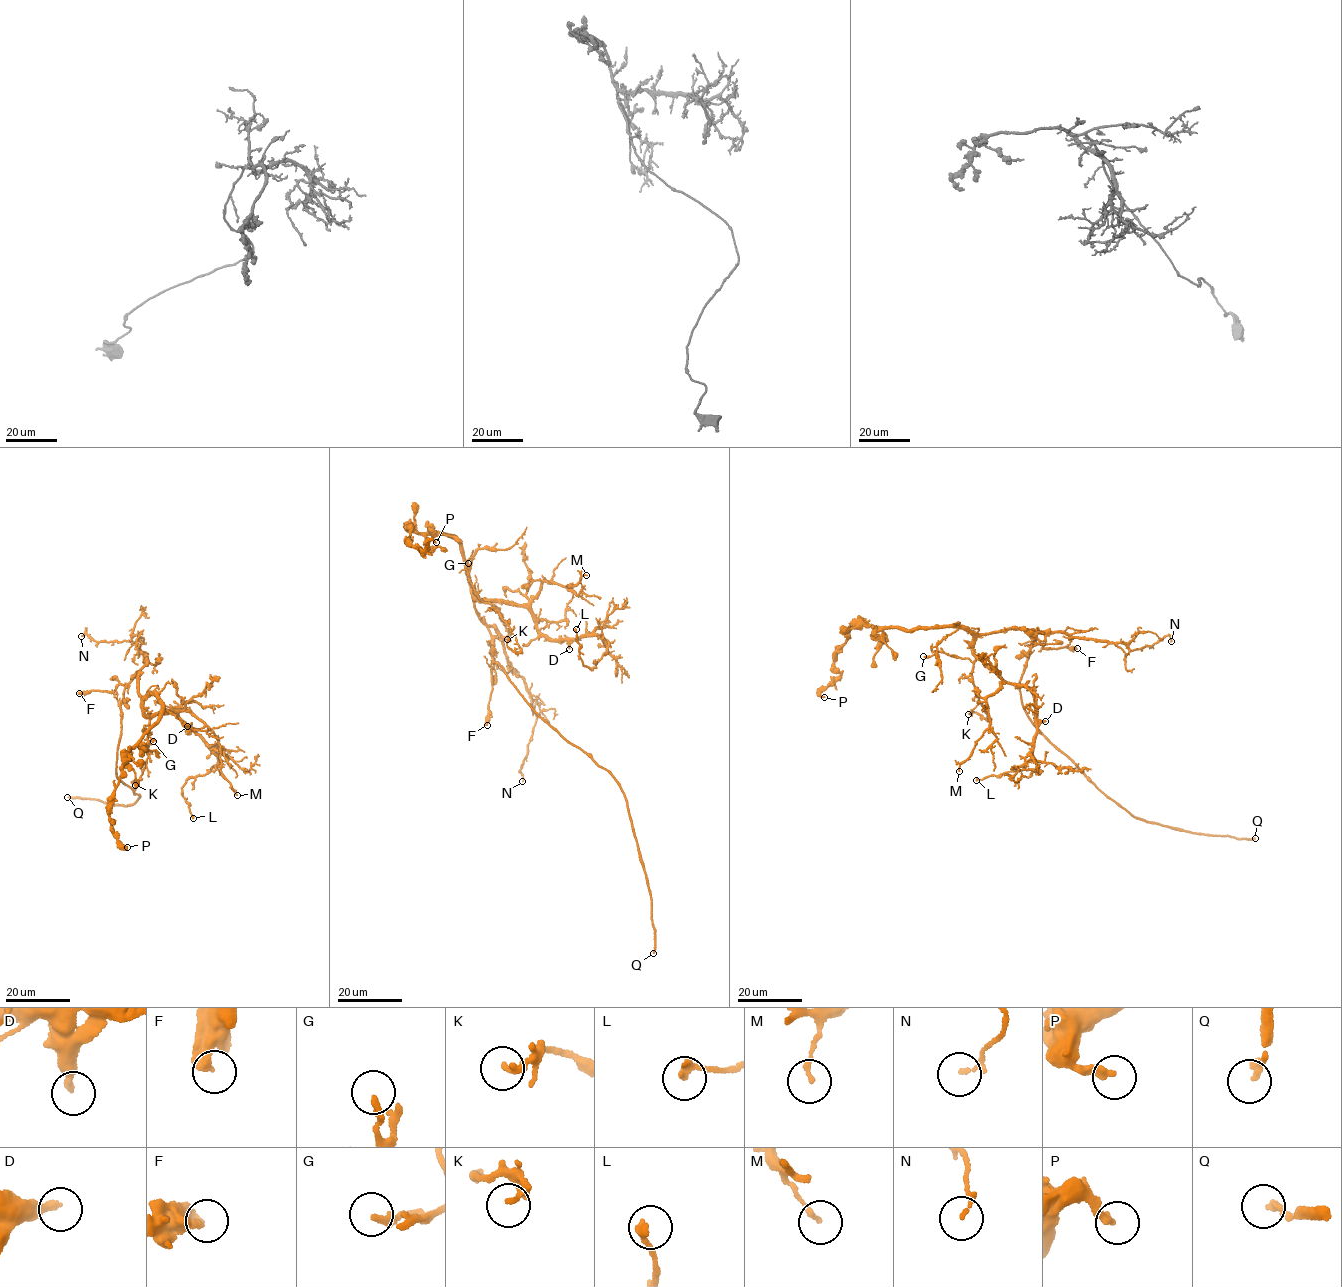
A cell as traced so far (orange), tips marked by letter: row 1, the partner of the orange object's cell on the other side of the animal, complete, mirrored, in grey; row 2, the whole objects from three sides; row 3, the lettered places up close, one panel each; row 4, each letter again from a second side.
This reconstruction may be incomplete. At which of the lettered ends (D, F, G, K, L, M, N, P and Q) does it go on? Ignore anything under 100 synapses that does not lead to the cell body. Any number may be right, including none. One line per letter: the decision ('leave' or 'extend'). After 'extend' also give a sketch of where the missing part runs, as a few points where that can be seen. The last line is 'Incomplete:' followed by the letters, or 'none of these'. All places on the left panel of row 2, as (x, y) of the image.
D: leave
F: leave
G: leave
K: leave
L: leave
M: leave
N: leave
P: leave
Q: extend
Incomplete: Q

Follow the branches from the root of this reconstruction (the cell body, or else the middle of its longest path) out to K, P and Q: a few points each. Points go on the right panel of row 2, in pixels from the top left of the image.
K: (1027, 658), (1034, 642), (1022, 630), (978, 636), (972, 680), (990, 718), (968, 714)
P: (1027, 658), (1034, 642), (1021, 629), (978, 635), (861, 622), (835, 655), (840, 675), (824, 697)
Q: (1027, 658), (1019, 686), (1027, 716), (1049, 742), (1107, 796), (1136, 818), (1149, 822), (1194, 832), (1255, 838)

